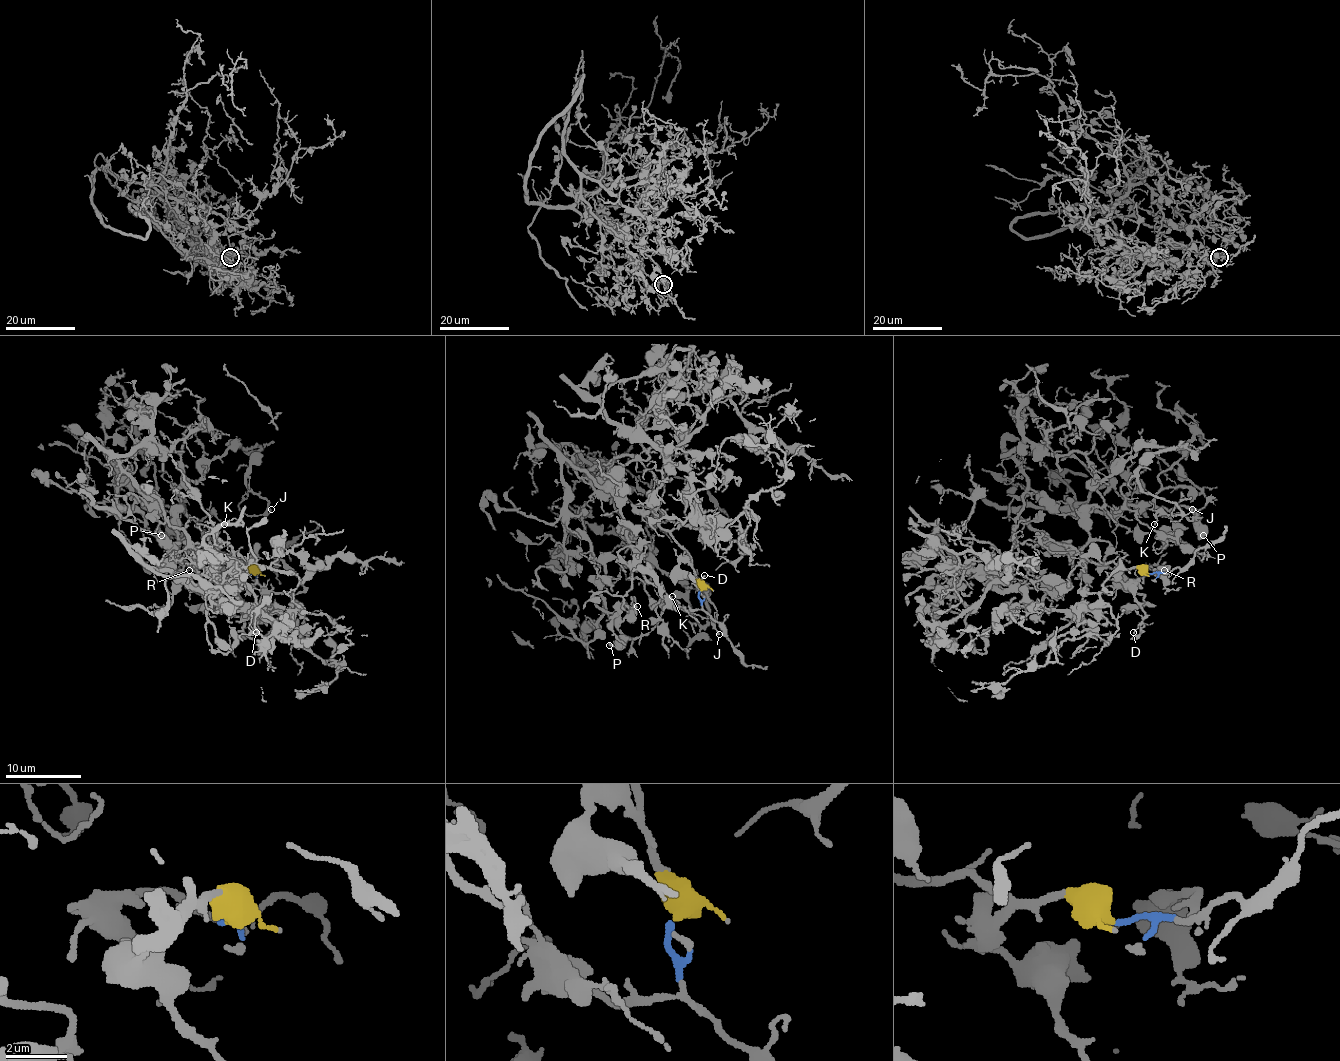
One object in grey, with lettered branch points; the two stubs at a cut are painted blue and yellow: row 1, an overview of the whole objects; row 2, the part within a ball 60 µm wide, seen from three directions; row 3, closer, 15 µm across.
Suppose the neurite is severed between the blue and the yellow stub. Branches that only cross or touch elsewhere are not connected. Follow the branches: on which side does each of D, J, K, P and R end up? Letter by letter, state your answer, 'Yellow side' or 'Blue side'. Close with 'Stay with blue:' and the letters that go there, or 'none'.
D: Yellow side
J: Yellow side
K: Yellow side
P: Yellow side
R: Yellow side
Stay with blue: none

